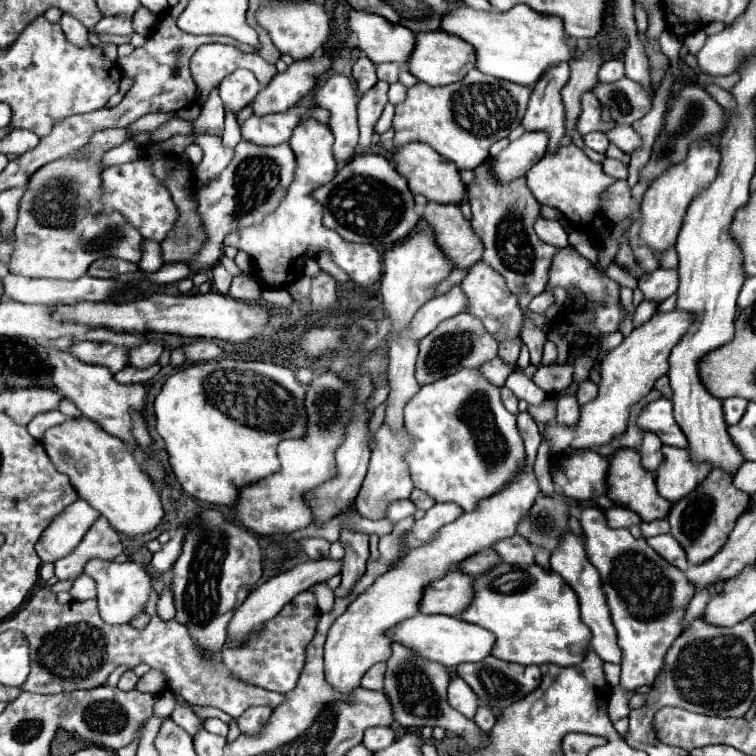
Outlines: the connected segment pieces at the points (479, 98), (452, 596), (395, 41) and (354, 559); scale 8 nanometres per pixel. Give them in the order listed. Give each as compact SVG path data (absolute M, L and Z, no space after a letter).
M470 69L462 81L446 87L416 83L408 89L406 99L396 105L394 145L422 141L444 159L454 161L458 169L474 169L488 157L490 145L508 137L522 121L530 93L532 87L488 77L478 69Z
M450 571L438 581L430 581L422 593L420 613L456 615L472 601L472 579L462 571Z
M366 11L348 13L348 31L356 35L356 45L362 55L374 63L396 61L406 63L414 49L414 33L402 25L394 25L380 15Z
M342 531L340 541L346 549L346 555L342 559L342 583L334 591L336 597L348 597L358 583L358 579L366 571L366 559L368 559L368 535L364 533L352 533L352 531Z

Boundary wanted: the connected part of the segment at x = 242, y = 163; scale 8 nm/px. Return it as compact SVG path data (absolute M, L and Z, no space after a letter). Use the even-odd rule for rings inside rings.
M242 139L234 147L234 157L228 163L228 167L218 177L210 179L198 189L198 205L200 205L198 211L202 215L202 223L208 233L208 243L200 249L200 253L194 259L190 259L196 271L200 267L214 265L220 259L222 255L220 245L228 233L238 231L242 227L258 225L268 213L272 213L278 207L280 199L288 191L288 185L292 183L294 167L296 161L288 143L262 147L250 145L250 141Z

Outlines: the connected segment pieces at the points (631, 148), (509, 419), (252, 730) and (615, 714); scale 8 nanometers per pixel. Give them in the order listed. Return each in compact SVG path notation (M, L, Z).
M618 125L618 127L610 129L606 135L608 135L608 139L610 139L618 149L622 149L626 155L632 155L636 149L642 147L642 137L638 137L638 133L636 133L632 127L622 127L622 125Z
M460 369L454 375L420 387L404 407L404 423L414 439L414 447L406 455L412 481L416 489L426 491L438 503L454 501L464 511L470 511L478 501L482 501L482 497L490 497L490 493L498 493L498 489L510 485L510 481L514 481L514 473L518 473L526 463L524 441L516 427L516 415L504 409L500 389L490 385L476 369Z
M250 707L250 709L246 709L238 717L240 733L244 733L244 735L258 735L262 731L262 727L266 725L266 721L270 719L270 715L272 715L270 707Z
M620 685L612 689L612 697L608 701L608 717L612 721L628 717L630 713L630 699L634 693L626 693L626 689L622 689Z

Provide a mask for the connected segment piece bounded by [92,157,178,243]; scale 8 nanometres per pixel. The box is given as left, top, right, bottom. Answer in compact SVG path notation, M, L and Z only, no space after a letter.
M140 157L124 165L106 167L102 171L102 187L104 187L104 197L92 205L98 213L114 211L114 209L120 211L142 233L144 239L156 241L156 243L162 243L168 237L168 233L174 229L178 221L178 209L172 203L170 193L152 175L150 163L146 157Z

